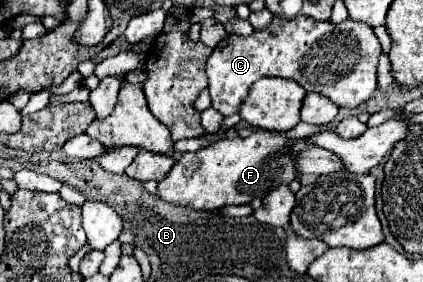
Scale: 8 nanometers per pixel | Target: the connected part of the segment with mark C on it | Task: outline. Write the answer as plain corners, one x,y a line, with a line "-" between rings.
274,17
266,29
254,31
250,37
230,35
212,51
206,63
212,107
222,115
238,113
250,87
260,77
284,77
300,83
310,93
314,91
332,99
338,107
356,109
378,87
376,69
380,55
380,41
368,25
358,25
350,19
334,25
310,17
296,17
292,21

